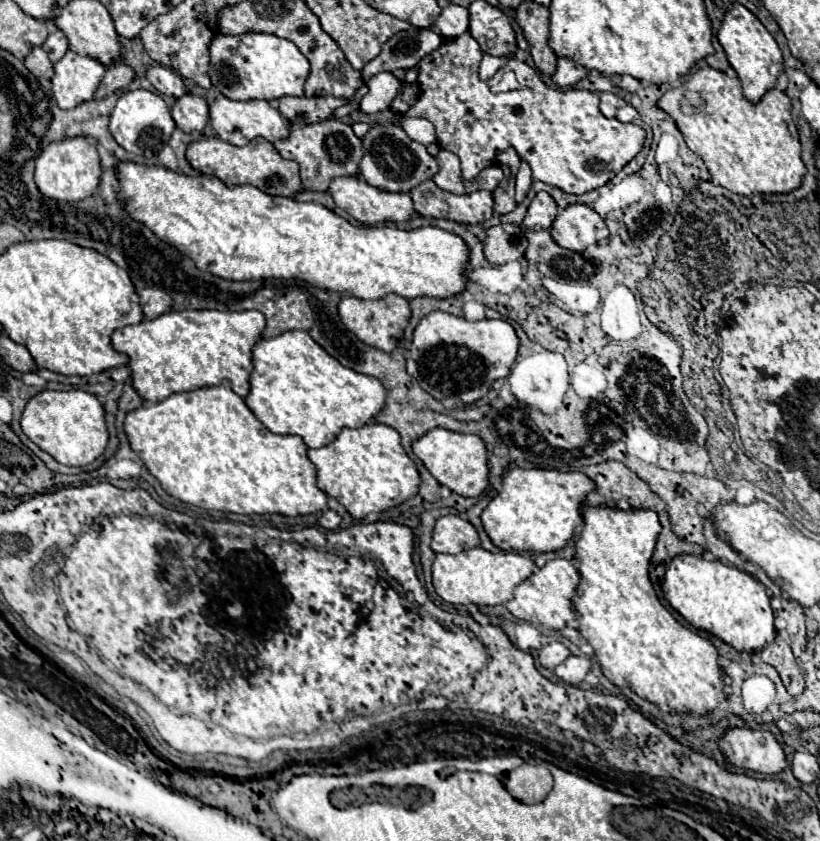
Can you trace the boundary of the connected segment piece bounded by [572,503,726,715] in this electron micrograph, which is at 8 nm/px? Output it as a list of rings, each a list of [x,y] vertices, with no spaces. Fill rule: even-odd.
[[[582,505],[584,529],[576,541],[576,561],[580,571],[580,583],[572,597],[572,605],[578,613],[578,631],[594,647],[602,673],[620,689],[630,687],[642,699],[652,701],[658,707],[672,707],[678,713],[704,715],[708,709],[724,701],[722,677],[718,665],[716,647],[700,637],[696,631],[684,627],[676,621],[670,611],[658,601],[656,591],[648,577],[650,557],[656,545],[656,539],[662,531],[658,515],[648,509],[622,511],[616,505]]]

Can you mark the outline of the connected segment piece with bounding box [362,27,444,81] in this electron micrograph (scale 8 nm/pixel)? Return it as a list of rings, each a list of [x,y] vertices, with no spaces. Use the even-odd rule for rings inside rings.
[[[410,27],[408,31],[396,33],[388,43],[384,43],[382,53],[364,65],[362,79],[370,81],[374,75],[394,69],[412,69],[424,55],[440,47],[444,39],[430,29]]]

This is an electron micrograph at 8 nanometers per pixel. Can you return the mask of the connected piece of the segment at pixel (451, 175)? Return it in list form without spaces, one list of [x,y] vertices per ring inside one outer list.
[[[440,149],[436,161],[438,161],[440,169],[438,169],[436,177],[432,177],[432,181],[436,181],[436,185],[440,189],[452,191],[452,193],[472,193],[472,191],[480,189],[480,187],[466,187],[466,181],[460,173],[460,159],[454,153]]]

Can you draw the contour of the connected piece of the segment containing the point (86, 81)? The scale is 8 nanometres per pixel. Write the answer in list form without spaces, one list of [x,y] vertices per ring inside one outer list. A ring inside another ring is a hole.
[[[66,51],[66,55],[54,63],[52,77],[52,91],[58,107],[72,109],[82,101],[90,101],[104,77],[104,71],[106,67],[98,59]]]

